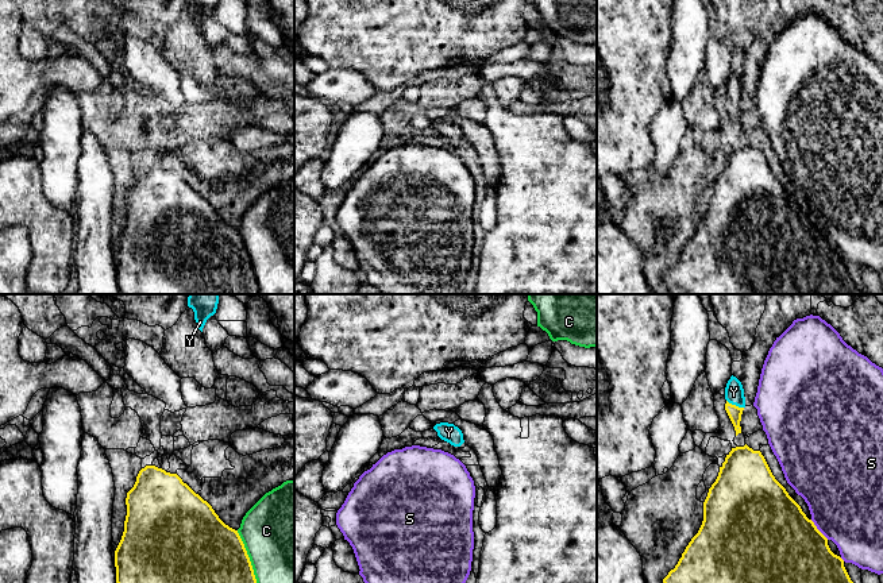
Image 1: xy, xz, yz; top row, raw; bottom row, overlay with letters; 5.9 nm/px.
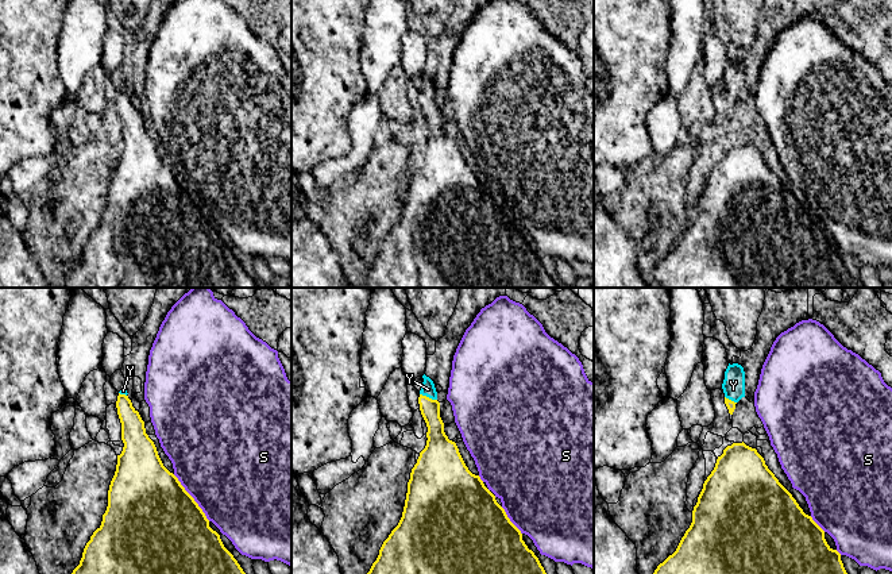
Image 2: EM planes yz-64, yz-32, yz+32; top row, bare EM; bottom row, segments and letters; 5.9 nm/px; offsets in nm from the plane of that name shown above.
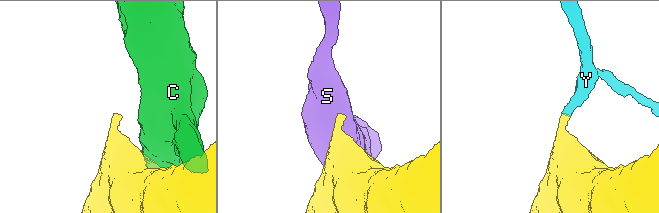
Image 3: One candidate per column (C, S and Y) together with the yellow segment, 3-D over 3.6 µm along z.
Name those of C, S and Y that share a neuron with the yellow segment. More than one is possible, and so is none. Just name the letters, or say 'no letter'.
Y

